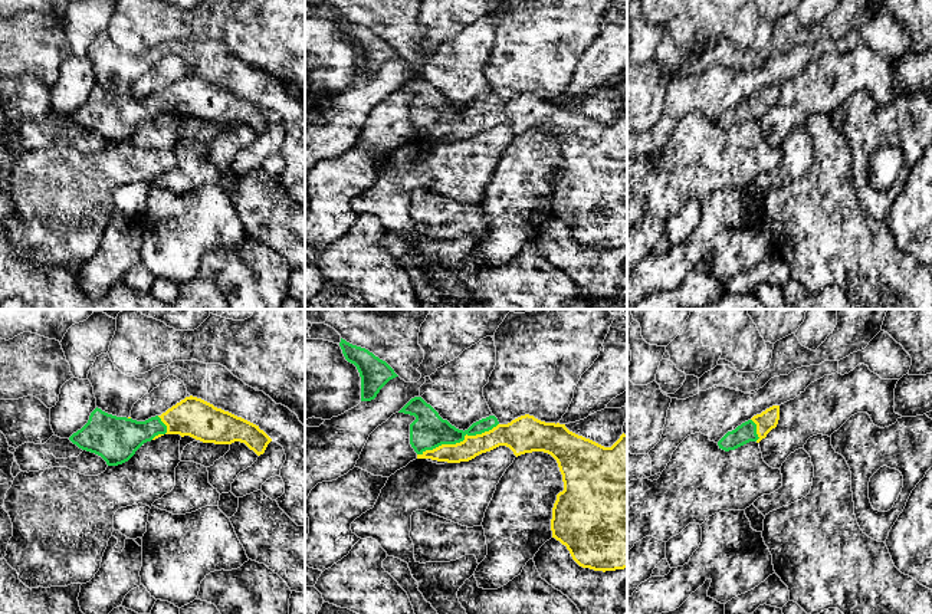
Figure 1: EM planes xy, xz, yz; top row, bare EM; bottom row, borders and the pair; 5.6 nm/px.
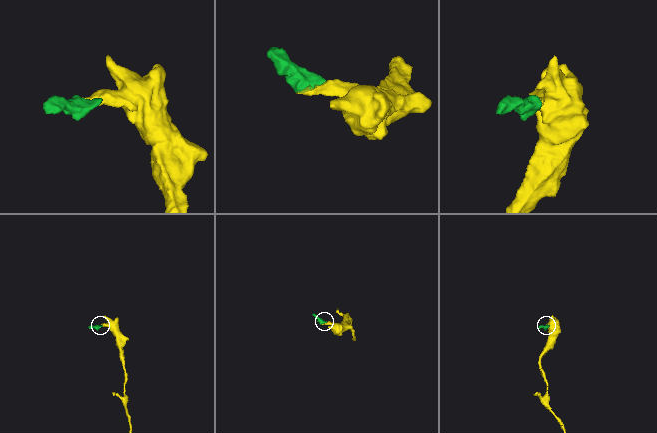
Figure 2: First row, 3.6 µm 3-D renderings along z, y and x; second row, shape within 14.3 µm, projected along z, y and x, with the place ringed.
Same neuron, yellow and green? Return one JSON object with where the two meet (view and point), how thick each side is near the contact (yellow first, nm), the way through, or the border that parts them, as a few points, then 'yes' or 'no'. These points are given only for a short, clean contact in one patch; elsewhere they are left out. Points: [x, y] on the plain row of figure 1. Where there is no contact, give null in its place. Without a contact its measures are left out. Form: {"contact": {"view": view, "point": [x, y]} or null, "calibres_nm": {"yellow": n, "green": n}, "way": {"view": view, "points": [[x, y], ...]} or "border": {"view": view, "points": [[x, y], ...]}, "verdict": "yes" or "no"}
{"contact": {"view": "xz", "point": [458, 121]}, "calibres_nm": {"yellow": 120, "green": 200}, "way": {"view": "xz", "points": [[472, 124], [458, 121], [445, 121], [429, 108]]}, "verdict": "yes"}

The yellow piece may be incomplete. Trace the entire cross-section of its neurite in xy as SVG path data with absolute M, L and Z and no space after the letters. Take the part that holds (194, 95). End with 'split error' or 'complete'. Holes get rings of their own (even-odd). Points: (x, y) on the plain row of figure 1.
M193 73L145 99L116 95L96 85L88 101L69 118L79 127L101 134L108 144L118 144L128 139L144 121L164 112L190 114L214 122L240 119L257 134L272 119L259 104Z; split error

